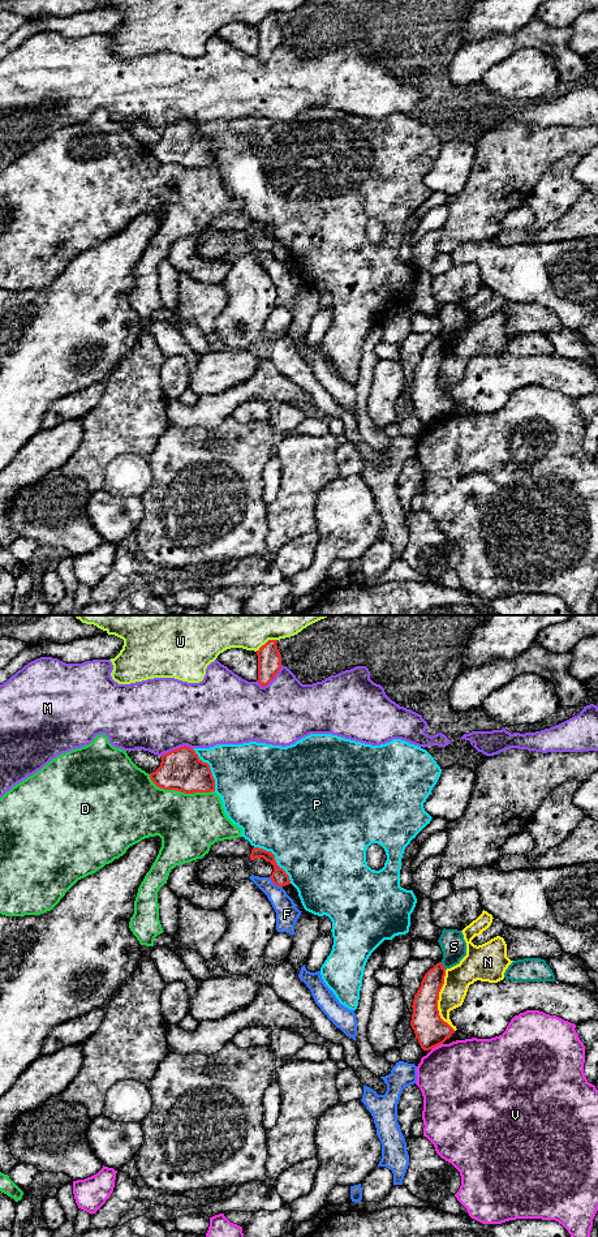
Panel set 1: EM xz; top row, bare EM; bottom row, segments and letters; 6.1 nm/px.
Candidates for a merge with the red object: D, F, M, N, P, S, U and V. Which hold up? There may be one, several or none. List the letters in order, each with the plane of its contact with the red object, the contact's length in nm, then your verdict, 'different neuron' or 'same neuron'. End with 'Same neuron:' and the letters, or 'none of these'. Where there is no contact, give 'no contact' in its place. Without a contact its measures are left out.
D: contact in xz; length 420 nm; different neuron
F: contact in xz; length 110 nm; different neuron
M: contact in xz; length 200 nm; different neuron
N: contact in xz; length 380 nm; different neuron
P: contact in xz; length 320 nm; different neuron
S: contact in xz; length 60 nm; different neuron
U: contact in xz; length 150 nm; different neuron
V: contact in xz; length 80 nm; different neuron
Same neuron: none of these

